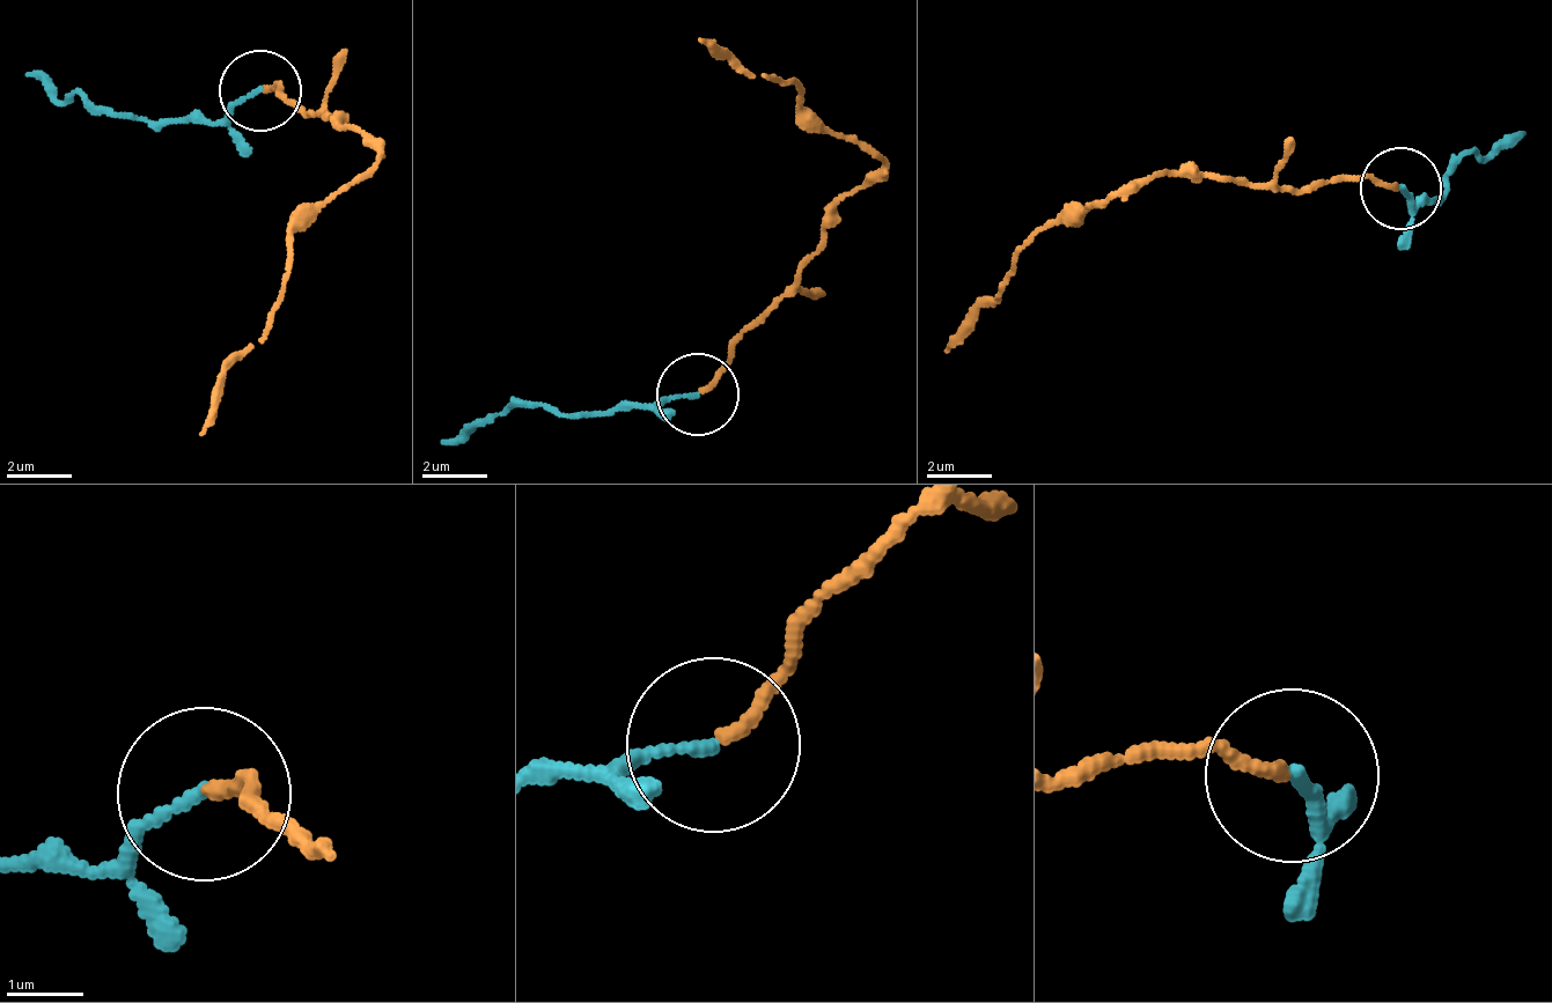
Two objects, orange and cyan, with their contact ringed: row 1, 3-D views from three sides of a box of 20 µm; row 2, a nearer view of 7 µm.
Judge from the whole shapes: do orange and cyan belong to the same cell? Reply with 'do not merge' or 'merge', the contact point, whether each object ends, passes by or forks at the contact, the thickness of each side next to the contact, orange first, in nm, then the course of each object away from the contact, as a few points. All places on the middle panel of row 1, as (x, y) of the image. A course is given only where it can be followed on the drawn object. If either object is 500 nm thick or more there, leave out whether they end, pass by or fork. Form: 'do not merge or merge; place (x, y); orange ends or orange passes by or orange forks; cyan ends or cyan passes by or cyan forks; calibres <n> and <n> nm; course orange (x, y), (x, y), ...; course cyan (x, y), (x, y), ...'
merge; place (697, 395); orange ends; cyan ends; calibres 170 and 140 nm; course orange (696, 388), (787, 290), (850, 192), (888, 160), (799, 110), (799, 95), (786, 85), (697, 38); course cyan (696, 396), (573, 418), (512, 402), (470, 423), (442, 447)

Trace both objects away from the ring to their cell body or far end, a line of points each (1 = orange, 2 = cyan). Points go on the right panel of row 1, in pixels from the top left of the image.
1: (1395, 185), (1366, 176), (1271, 192), (1162, 172), (1112, 191), (1059, 228), (1043, 227), (1012, 278), (948, 347)
2: (1403, 185), (1413, 209), (1446, 193), (1454, 163), (1487, 159), (1527, 135)

